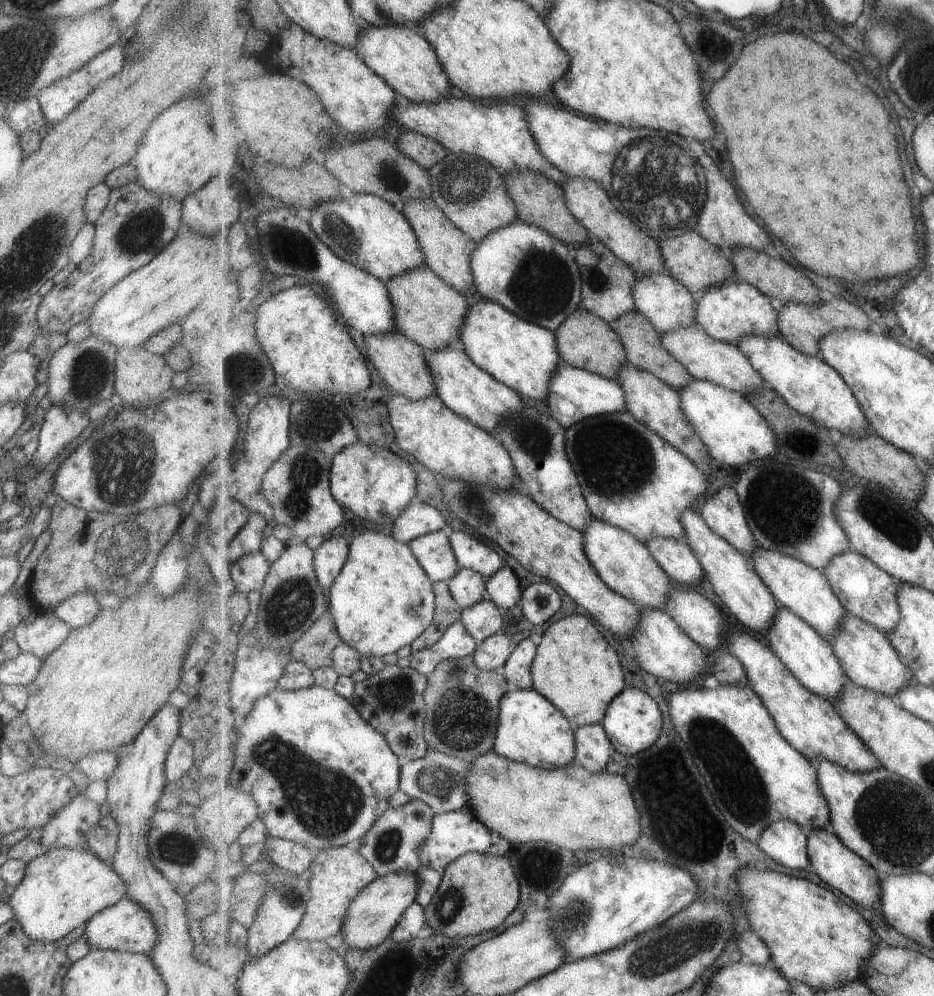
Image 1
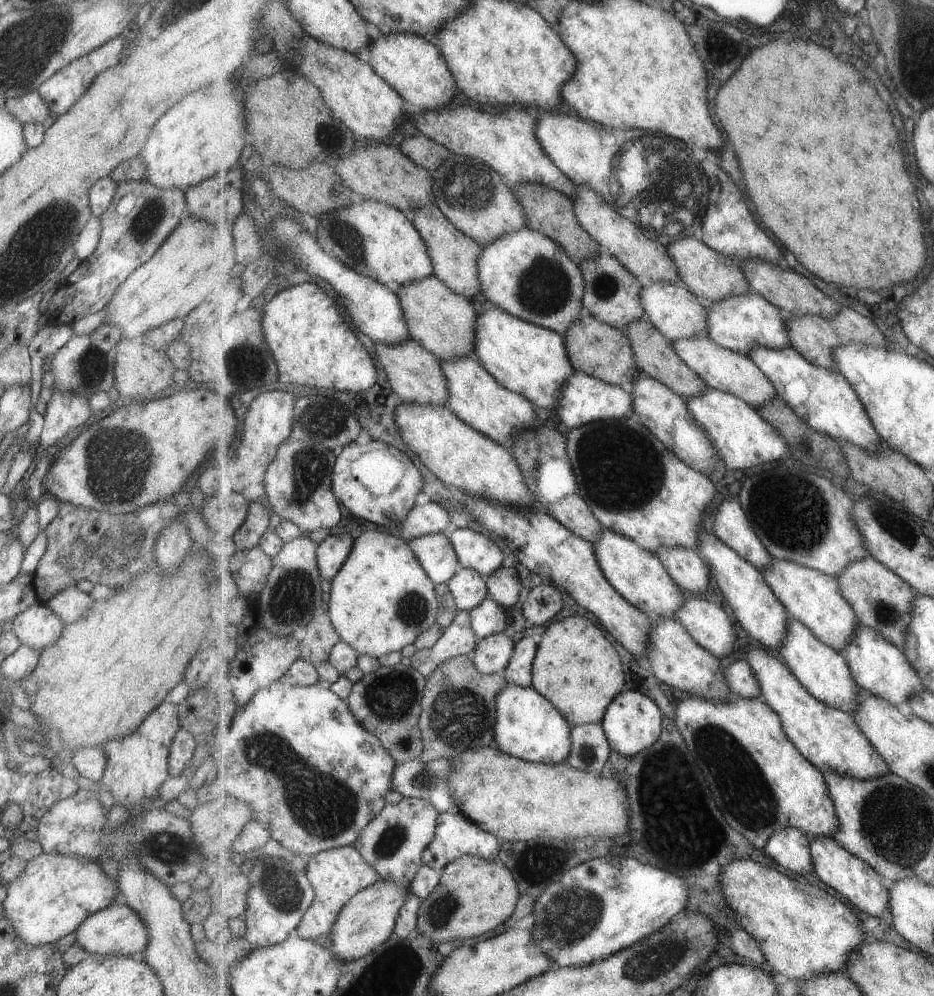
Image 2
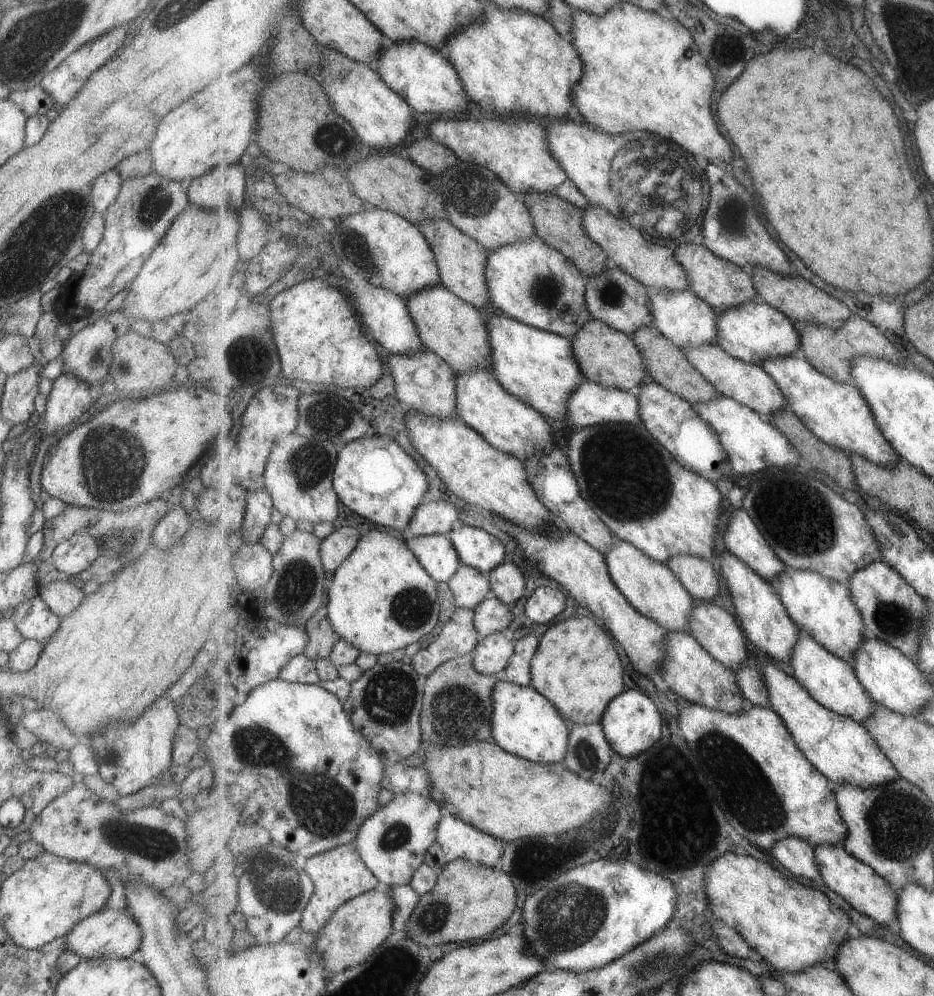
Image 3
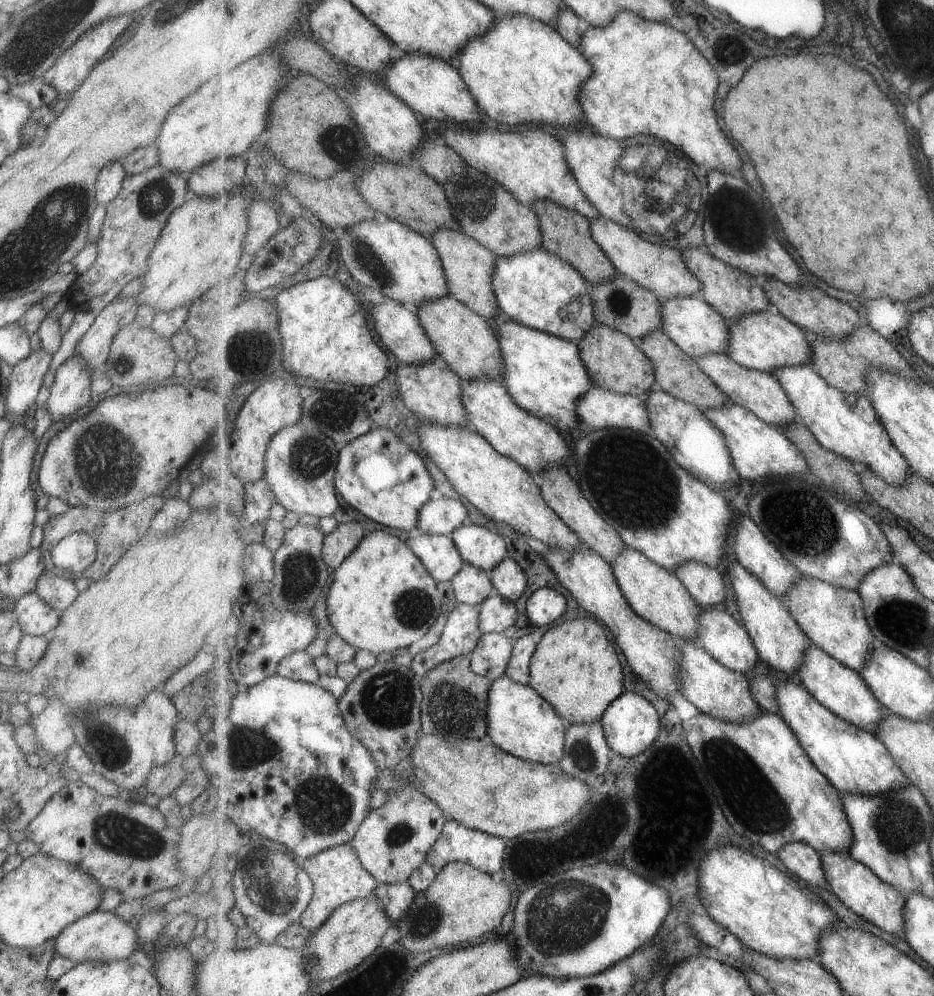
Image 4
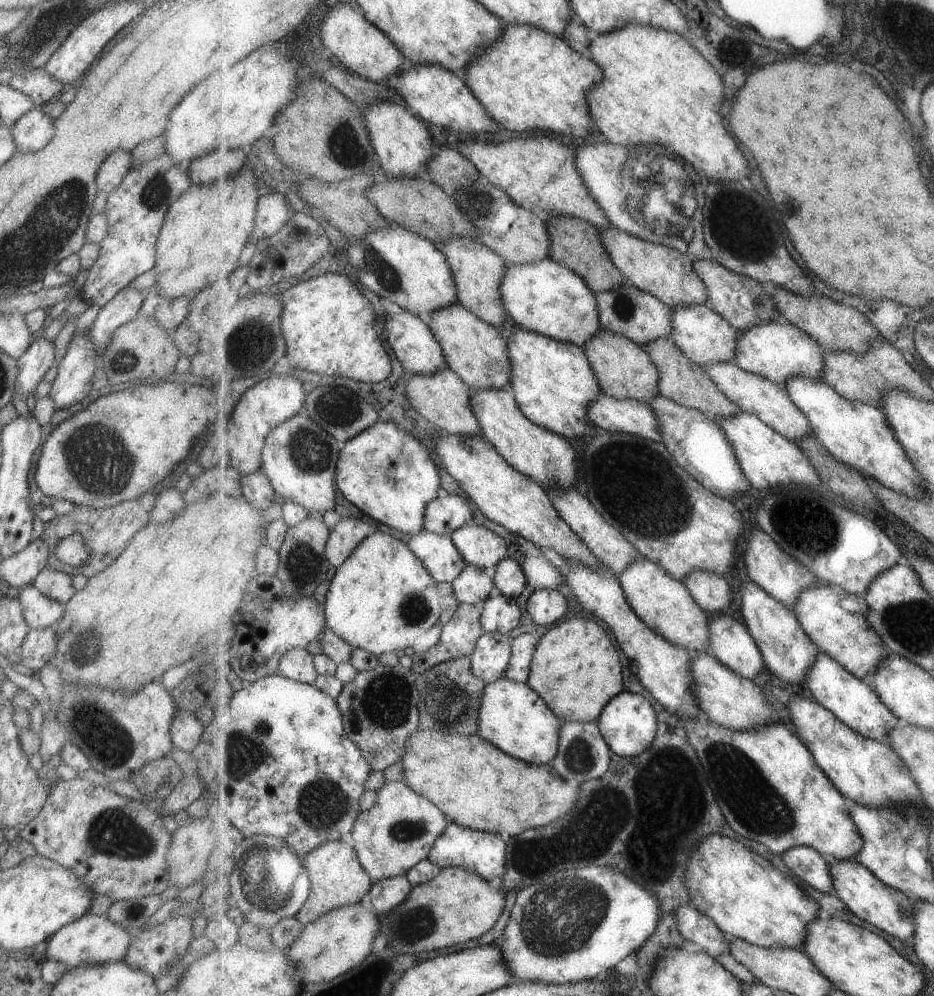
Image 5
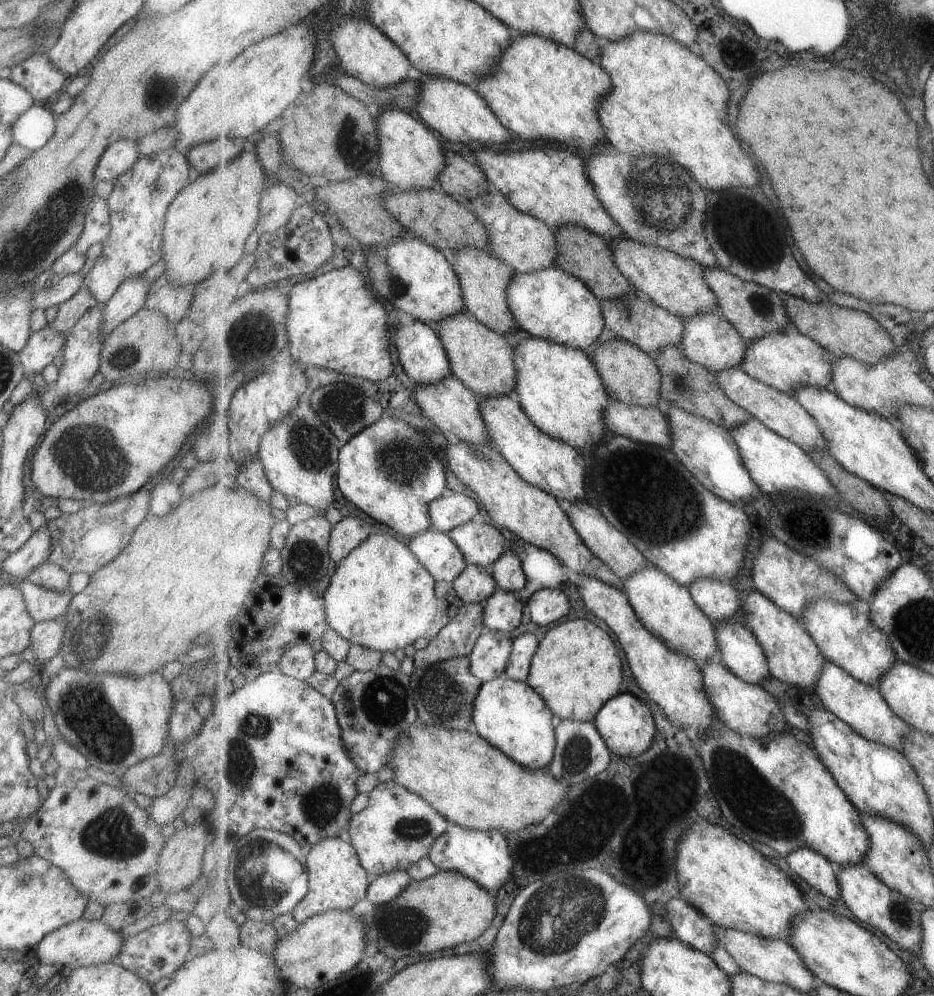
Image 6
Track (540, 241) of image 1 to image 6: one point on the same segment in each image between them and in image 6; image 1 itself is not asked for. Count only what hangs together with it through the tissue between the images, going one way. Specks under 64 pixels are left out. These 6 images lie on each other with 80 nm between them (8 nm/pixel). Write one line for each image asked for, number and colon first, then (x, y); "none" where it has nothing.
2: (526, 273)
3: (530, 281)
4: (540, 290)
5: (545, 297)
6: (552, 304)

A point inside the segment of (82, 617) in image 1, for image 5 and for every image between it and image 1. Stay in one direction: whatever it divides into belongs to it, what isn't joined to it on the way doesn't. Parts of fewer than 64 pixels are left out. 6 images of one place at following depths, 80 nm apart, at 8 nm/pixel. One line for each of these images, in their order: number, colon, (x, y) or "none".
2: (69, 604)
3: (61, 597)
4: (57, 591)
5: (55, 584)

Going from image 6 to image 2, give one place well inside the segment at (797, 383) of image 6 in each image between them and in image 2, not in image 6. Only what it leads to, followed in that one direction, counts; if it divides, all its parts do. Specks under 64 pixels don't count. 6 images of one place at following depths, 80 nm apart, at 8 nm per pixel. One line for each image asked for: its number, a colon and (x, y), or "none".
2: (740, 323)
3: (754, 332)
4: (767, 341)
5: (778, 350)

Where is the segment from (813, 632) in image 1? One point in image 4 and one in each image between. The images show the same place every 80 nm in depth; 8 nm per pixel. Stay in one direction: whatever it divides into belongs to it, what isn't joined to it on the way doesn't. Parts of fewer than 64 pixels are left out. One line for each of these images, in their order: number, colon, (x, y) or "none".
2: (824, 671)
3: (833, 682)
4: (842, 690)

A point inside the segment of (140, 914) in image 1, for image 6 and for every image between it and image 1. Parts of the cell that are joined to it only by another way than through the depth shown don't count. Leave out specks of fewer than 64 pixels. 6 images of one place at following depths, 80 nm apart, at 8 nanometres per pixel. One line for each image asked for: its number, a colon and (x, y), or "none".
2: (116, 929)
3: (107, 933)
4: (99, 936)
5: (91, 939)
6: (81, 943)

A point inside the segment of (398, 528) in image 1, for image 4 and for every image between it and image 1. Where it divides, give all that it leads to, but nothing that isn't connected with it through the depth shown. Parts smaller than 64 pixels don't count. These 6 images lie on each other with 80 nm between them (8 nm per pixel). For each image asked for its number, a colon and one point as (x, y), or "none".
2: (430, 518)
3: (437, 517)
4: (440, 516)

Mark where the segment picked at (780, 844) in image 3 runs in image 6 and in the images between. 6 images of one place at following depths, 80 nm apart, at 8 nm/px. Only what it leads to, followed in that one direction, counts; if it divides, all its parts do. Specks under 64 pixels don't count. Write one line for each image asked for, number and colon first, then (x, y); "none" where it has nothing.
4: (801, 859)
5: (809, 864)
6: (817, 870)

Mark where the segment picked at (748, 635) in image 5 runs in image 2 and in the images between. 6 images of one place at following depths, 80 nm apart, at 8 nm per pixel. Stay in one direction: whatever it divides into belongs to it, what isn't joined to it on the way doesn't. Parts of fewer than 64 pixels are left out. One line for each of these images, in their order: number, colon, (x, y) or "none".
2: (709, 623)
3: (717, 630)
4: (720, 634)

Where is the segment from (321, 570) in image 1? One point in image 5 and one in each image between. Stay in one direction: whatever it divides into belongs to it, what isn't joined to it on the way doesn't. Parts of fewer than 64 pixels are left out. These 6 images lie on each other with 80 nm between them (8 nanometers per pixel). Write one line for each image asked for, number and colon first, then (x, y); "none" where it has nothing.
2: (335, 550)
3: (341, 543)
4: (342, 542)
5: (350, 532)

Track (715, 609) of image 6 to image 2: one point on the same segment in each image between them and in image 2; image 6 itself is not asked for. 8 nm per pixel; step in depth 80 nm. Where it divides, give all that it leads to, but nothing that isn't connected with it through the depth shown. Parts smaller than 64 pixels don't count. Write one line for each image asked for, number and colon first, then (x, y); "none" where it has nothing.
2: (692, 572)
3: (700, 576)
4: (706, 583)
5: (710, 590)

